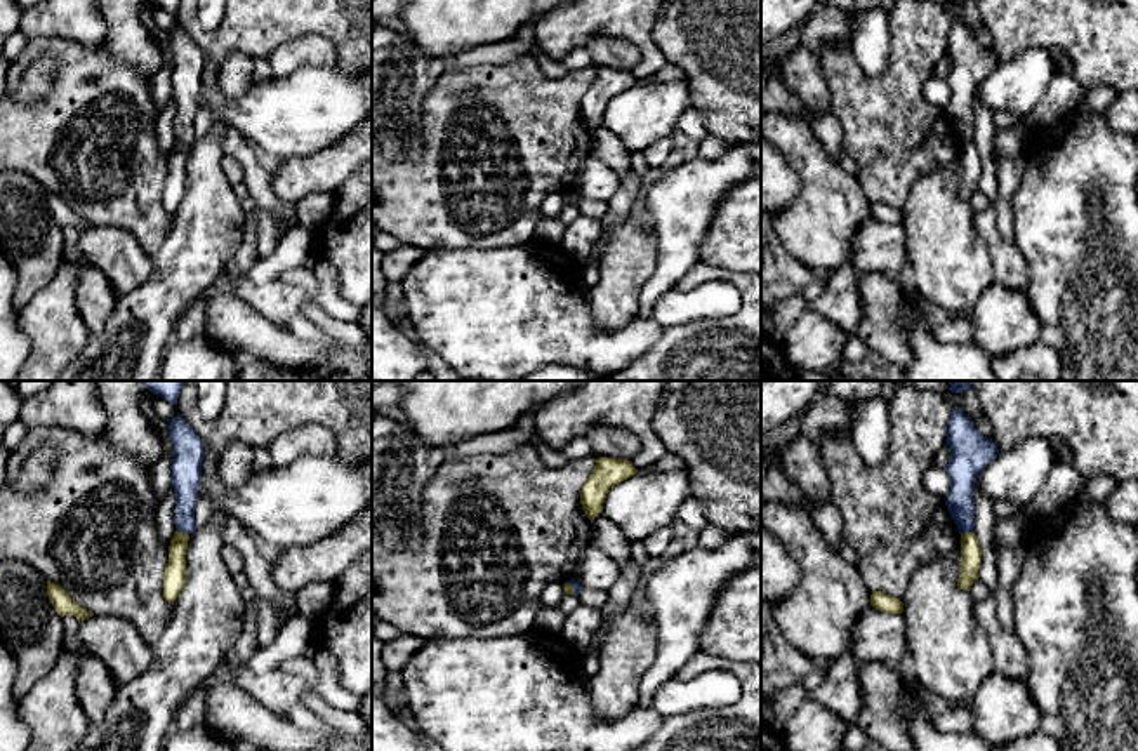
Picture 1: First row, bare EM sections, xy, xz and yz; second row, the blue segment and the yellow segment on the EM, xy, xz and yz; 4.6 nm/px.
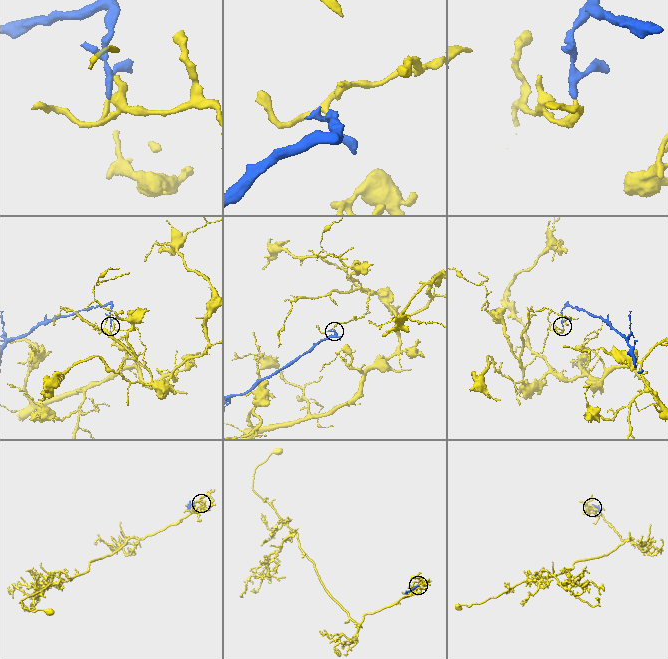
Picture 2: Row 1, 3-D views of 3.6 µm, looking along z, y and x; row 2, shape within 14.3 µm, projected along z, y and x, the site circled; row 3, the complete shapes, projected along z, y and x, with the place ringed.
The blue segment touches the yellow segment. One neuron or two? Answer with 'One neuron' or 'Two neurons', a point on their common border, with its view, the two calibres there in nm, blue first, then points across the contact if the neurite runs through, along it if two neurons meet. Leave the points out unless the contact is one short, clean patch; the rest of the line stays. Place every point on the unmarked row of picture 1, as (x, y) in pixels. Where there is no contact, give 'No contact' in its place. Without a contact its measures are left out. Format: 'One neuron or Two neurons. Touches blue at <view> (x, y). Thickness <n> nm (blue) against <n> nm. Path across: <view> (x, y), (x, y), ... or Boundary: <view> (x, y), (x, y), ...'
Two neurons. Touches blue at xy (183, 141). Thickness 130 nm (blue) against 110 nm. Boundary: xy (178, 141), (188, 146)

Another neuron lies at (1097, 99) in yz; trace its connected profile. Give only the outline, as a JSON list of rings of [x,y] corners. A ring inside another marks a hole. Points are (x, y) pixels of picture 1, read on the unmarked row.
[[[1112,87],[1088,89],[1082,104],[1079,108],[1091,113],[1105,113],[1117,97],[1117,94],[1119,92]]]

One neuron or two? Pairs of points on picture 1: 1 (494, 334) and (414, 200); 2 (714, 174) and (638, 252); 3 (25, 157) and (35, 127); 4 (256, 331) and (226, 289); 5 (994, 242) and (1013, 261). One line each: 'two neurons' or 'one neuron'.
1: two neurons
2: two neurons
3: one neuron
4: one neuron
5: one neuron

